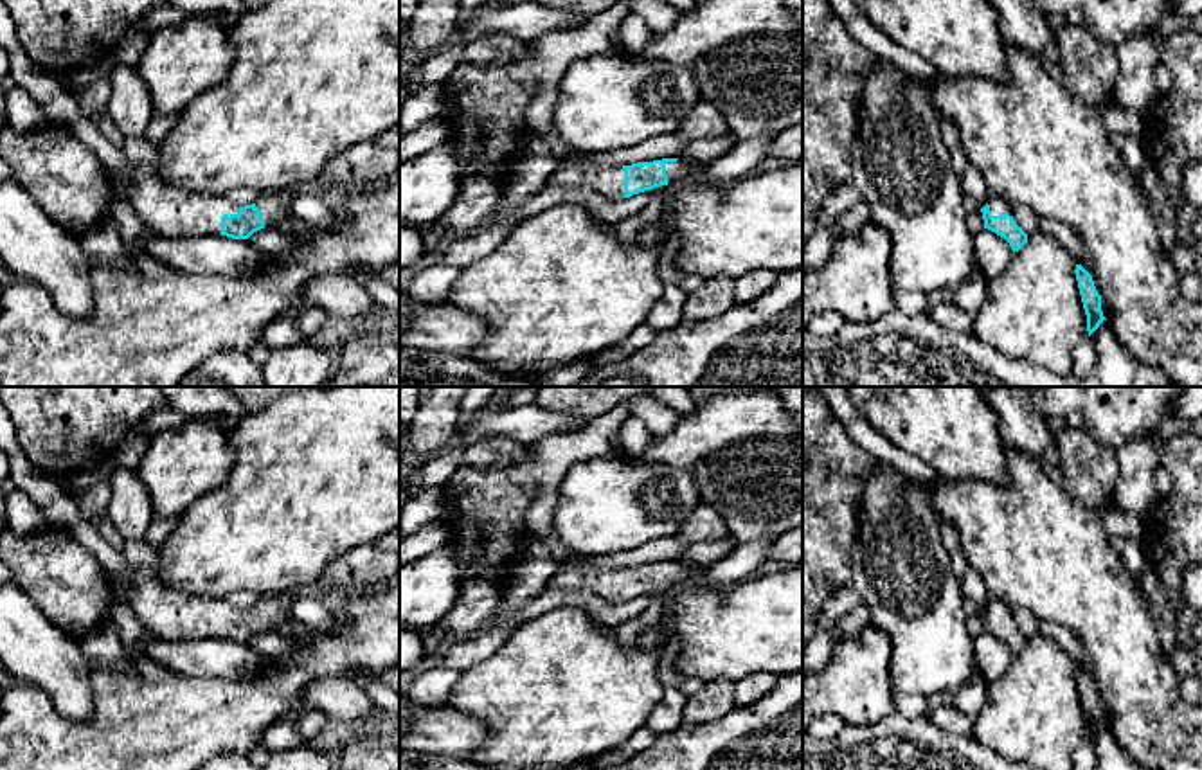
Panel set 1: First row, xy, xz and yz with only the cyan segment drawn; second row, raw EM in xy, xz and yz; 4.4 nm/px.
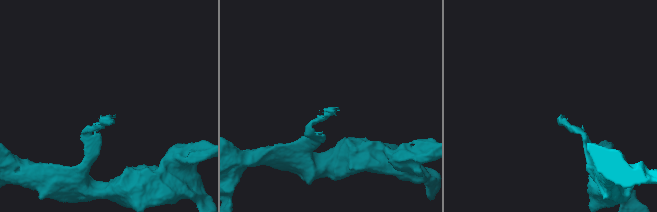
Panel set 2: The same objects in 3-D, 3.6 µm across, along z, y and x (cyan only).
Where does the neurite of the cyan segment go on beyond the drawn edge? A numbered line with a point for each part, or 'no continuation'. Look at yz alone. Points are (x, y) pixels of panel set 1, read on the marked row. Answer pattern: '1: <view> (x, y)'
1: yz (997, 204)

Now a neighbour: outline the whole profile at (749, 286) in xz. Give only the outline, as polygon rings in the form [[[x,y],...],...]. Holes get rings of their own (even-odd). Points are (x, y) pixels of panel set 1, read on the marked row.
[[[752,270],[749,275],[734,279],[734,302],[745,304],[768,291],[776,282],[776,270]]]

